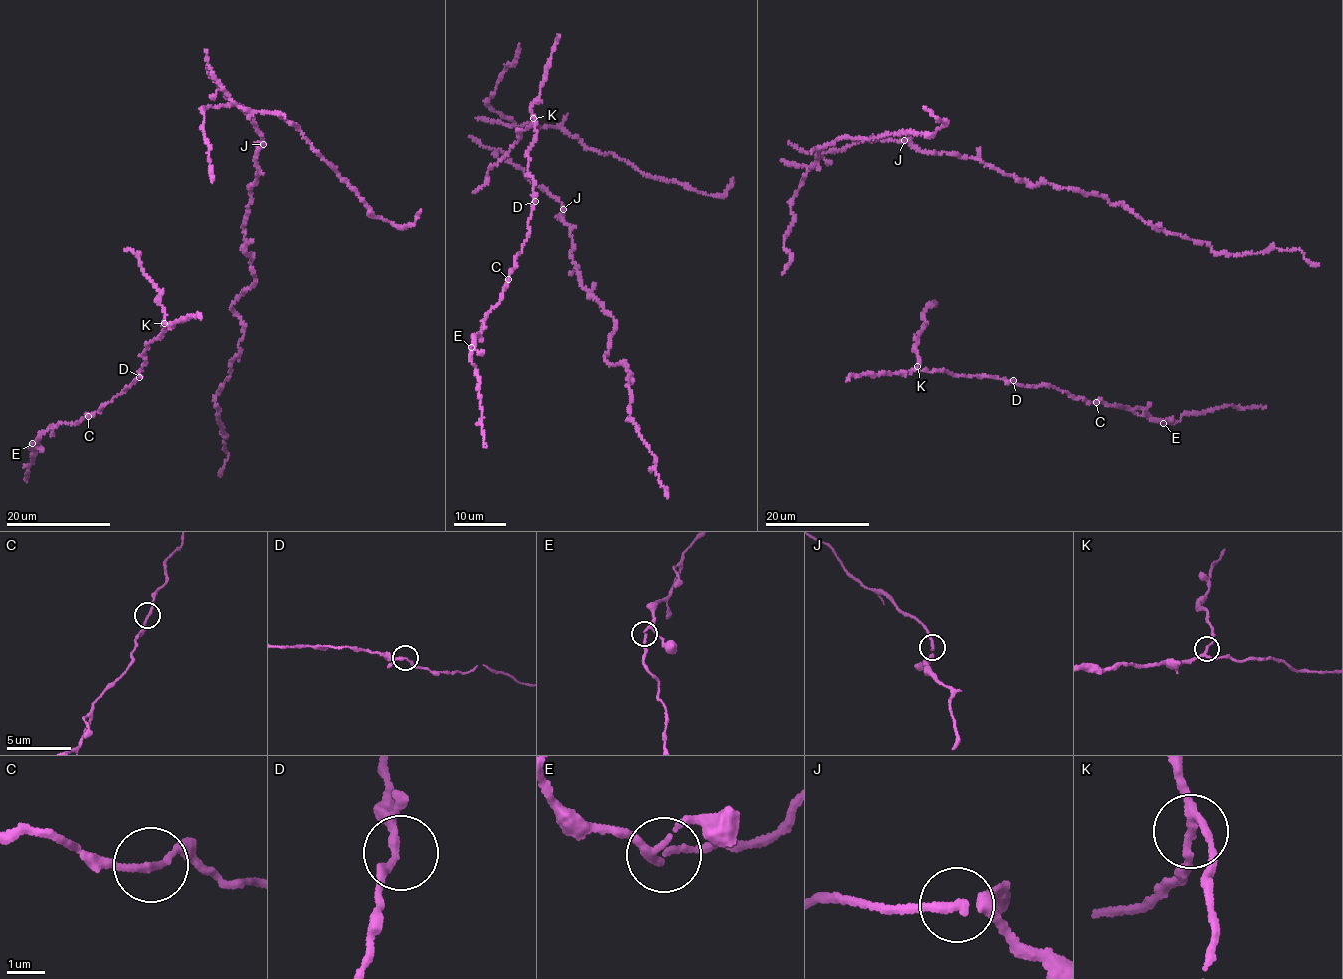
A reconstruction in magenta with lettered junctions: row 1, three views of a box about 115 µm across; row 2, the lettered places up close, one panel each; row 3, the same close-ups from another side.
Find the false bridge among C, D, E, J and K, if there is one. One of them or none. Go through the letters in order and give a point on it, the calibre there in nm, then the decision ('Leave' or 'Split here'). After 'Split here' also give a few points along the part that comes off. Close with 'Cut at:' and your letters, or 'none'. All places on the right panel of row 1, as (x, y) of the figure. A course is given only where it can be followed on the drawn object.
C: Place: (1096, 402). Thickness 180 nm. Leave
D: Place: (1013, 380). Thickness 170 nm. Leave
E: Place: (1163, 423). Thickness 180 nm. Leave
J: Place: (904, 140). Thickness 190 nm. Leave
K: Place: (917, 366). Thickness 180 nm. Leave
Cut at: none

